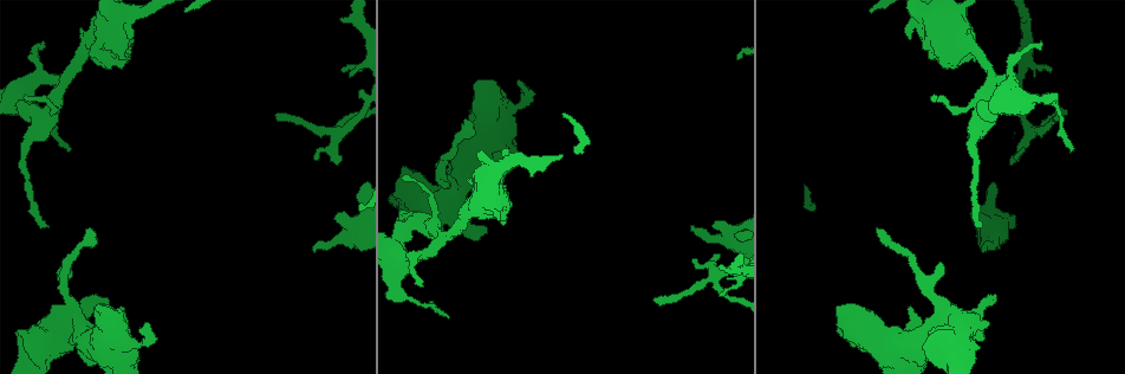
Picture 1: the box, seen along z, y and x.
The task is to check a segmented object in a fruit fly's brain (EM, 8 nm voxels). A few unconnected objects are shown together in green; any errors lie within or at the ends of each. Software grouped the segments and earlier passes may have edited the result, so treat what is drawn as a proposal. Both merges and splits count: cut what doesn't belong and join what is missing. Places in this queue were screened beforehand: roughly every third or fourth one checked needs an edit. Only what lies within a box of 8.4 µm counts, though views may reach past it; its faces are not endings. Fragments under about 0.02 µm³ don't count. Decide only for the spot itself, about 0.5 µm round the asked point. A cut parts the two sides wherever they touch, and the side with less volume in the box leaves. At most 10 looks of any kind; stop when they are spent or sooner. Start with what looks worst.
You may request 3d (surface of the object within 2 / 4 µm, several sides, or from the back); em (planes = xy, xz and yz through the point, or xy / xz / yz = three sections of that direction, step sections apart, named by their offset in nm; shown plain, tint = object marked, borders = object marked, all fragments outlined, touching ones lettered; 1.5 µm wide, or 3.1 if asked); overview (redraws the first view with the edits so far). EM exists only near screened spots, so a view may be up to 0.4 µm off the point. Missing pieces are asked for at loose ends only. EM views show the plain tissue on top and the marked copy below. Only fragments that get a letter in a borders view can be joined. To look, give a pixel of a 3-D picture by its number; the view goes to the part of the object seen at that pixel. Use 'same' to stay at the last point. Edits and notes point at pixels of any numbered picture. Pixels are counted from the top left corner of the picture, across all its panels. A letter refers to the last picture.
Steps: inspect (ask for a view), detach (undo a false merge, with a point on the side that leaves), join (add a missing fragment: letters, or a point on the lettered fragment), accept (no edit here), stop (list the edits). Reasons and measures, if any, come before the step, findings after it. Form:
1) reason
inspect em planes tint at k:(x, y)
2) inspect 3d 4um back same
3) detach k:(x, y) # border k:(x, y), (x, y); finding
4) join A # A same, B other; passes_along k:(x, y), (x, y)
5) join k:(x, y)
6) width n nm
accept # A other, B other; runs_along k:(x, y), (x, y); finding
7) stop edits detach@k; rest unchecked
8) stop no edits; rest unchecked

stops while still wide
inspect em planes tint at 1:(982, 214)

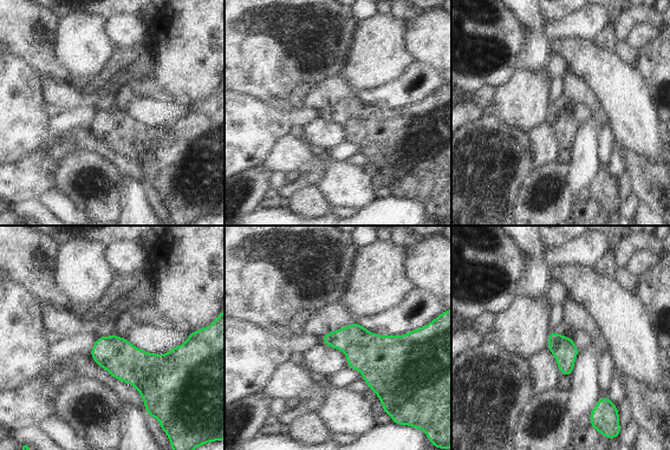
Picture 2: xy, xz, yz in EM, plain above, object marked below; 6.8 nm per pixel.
inspect em planes borders same

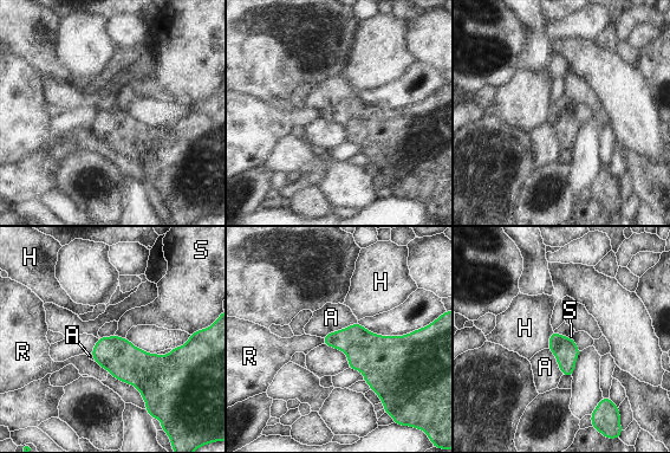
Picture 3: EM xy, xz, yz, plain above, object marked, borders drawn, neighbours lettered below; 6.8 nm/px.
accept # A other, H other, R other, S other; border 3:(115, 334), (125, 338); none of them fits

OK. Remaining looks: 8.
tapers out
inspect em xz step 8 borders at 1:(1073, 150)

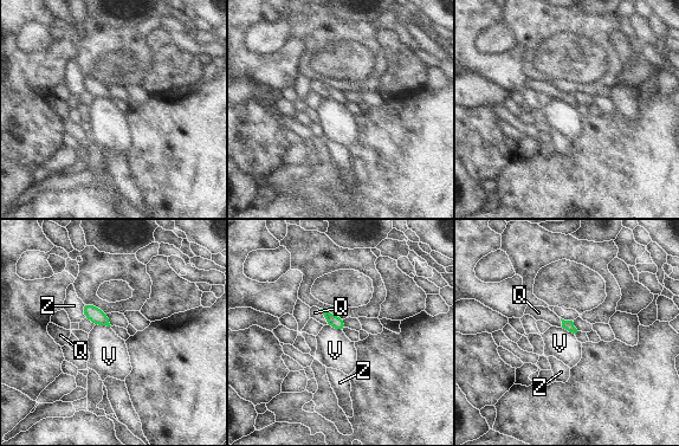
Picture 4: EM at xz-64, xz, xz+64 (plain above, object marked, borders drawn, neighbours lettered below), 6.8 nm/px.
inspect em planes borders same

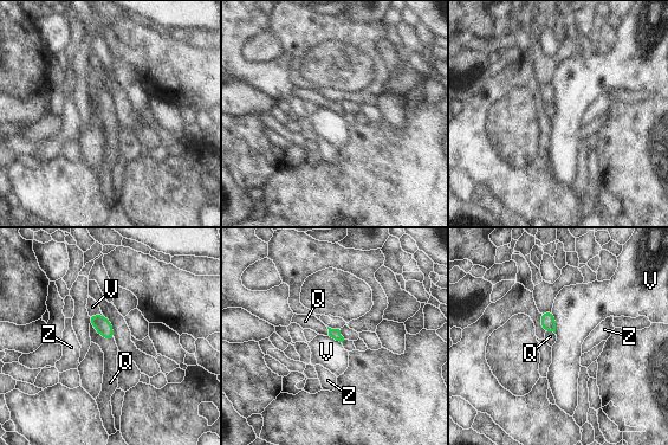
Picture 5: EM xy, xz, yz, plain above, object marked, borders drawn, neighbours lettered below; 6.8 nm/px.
join Q # Q same, V other, Z other; the cell continues

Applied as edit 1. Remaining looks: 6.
tapers out
inspect em yz step 8 borders at 1:(1054, 117)

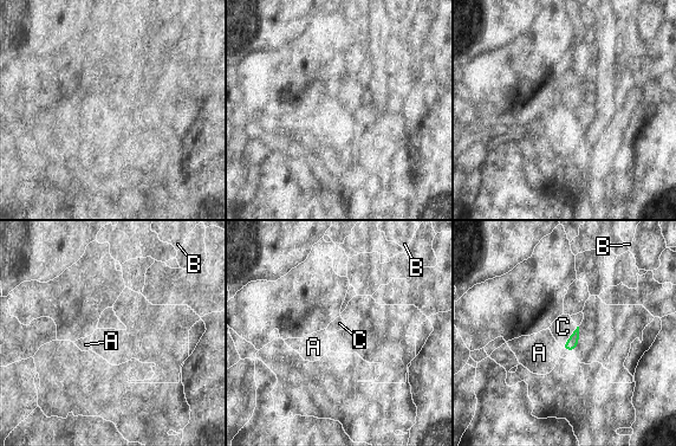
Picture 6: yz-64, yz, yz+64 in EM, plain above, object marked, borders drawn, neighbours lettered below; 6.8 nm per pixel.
accept # A other, B other, C other; no lettered fragment goes on from it

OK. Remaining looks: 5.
branch stops here
inspect em xy step 8 tint at 1:(103, 309)

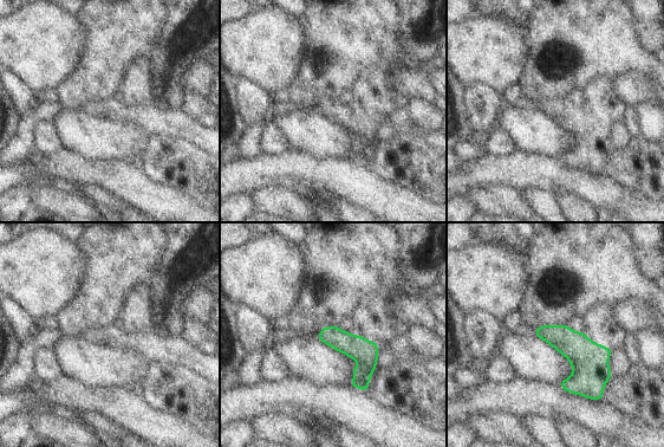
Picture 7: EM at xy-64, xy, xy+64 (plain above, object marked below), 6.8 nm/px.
inspect em planes borders same

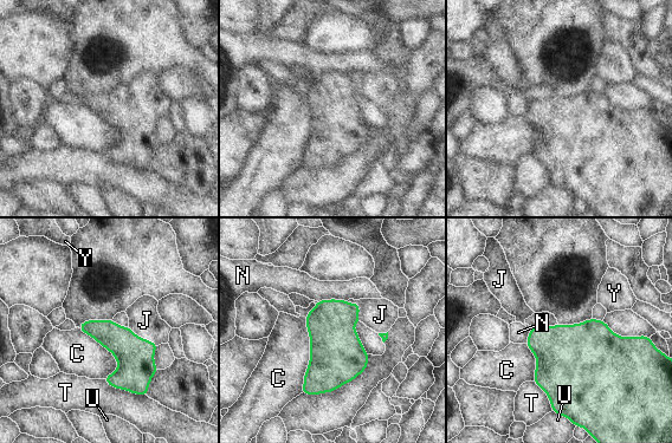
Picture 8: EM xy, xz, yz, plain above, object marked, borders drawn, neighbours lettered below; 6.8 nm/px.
longest_contact C 600 nm
join J # C other, J same, N other, T other, U other, Y other; passes_along 8:(330, 324), (359, 307), (380, 314); the cell continues

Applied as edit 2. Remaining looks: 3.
stop edits join@5, join@8; rest unchecked

